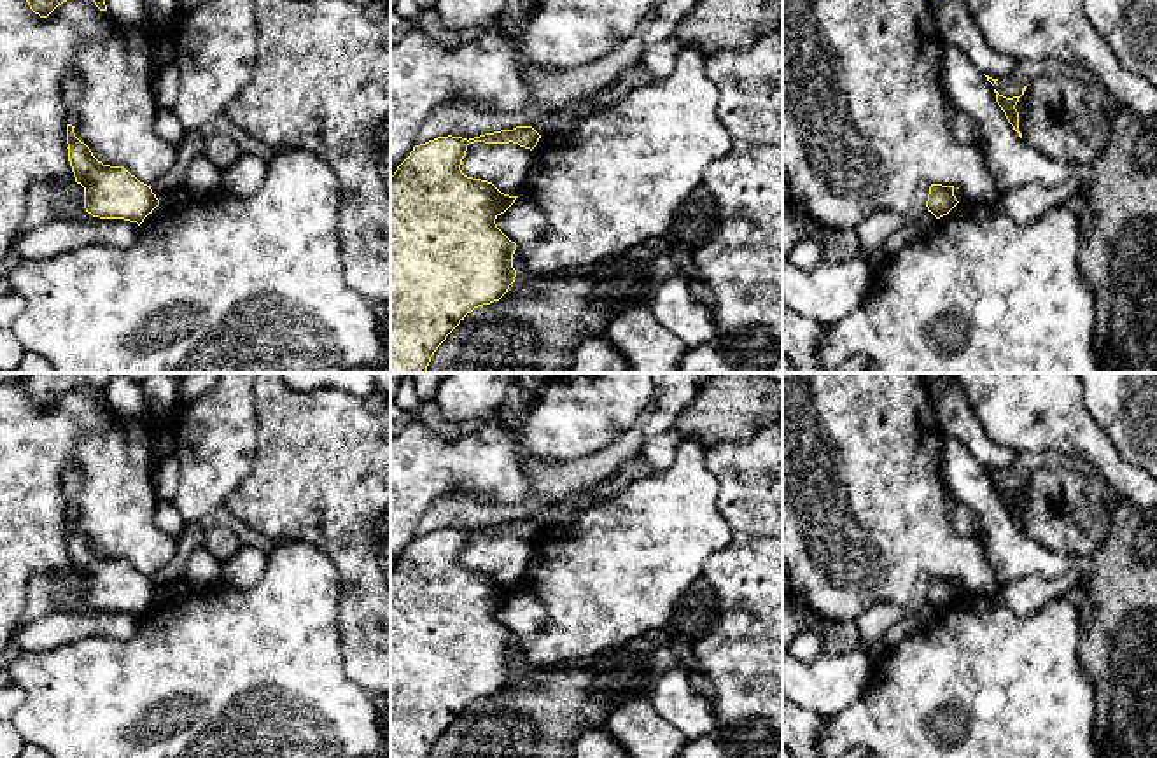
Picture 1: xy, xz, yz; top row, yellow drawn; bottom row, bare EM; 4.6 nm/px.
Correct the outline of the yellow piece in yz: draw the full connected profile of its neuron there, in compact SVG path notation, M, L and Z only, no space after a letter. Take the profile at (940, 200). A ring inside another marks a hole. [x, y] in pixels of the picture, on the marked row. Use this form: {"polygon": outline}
{"polygon": "M931 184L926 207L936 219L947 215L957 203L954 186Z"}

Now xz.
{"polygon": "M516 126L474 138L438 137L415 145L390 177L390 373L425 373L446 336L474 308L499 301L515 282L511 242L495 224L518 196L462 173L467 145L518 144L534 149L541 135Z"}

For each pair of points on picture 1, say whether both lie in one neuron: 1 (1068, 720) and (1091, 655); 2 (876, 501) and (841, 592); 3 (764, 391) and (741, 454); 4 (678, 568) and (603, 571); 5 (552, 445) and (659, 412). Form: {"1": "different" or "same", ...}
{"1": "different", "2": "same", "3": "different", "4": "same", "5": "different"}

